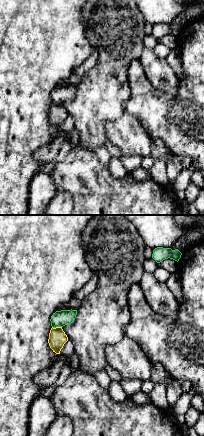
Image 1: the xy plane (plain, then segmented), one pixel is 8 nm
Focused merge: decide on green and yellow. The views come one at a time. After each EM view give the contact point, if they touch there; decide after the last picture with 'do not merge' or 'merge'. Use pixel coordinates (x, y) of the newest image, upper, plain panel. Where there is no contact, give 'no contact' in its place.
meets green at (57, 102)

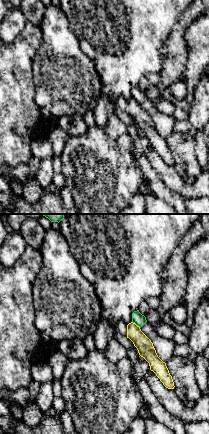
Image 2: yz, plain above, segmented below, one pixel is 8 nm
meets green at (136, 100)

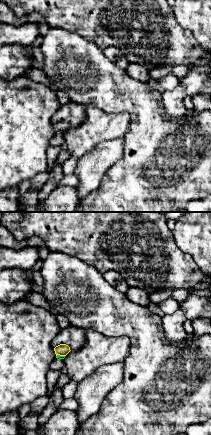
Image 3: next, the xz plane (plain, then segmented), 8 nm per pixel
meets green at (59, 131)

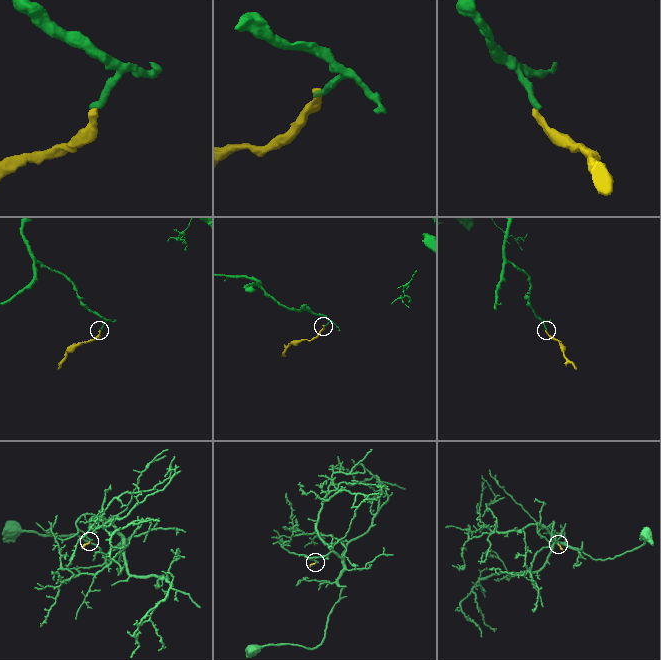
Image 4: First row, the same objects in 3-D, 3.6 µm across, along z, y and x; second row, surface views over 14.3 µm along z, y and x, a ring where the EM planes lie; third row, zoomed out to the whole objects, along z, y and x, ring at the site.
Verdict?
do not merge

